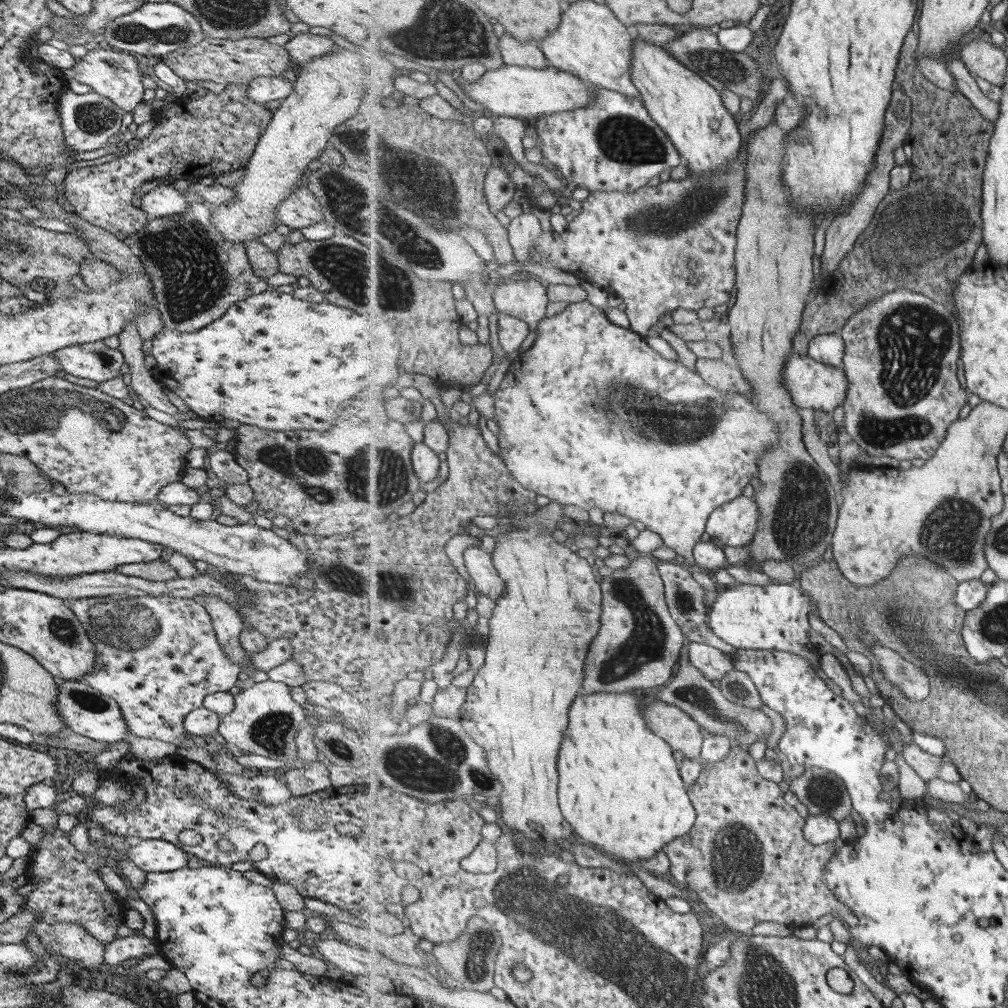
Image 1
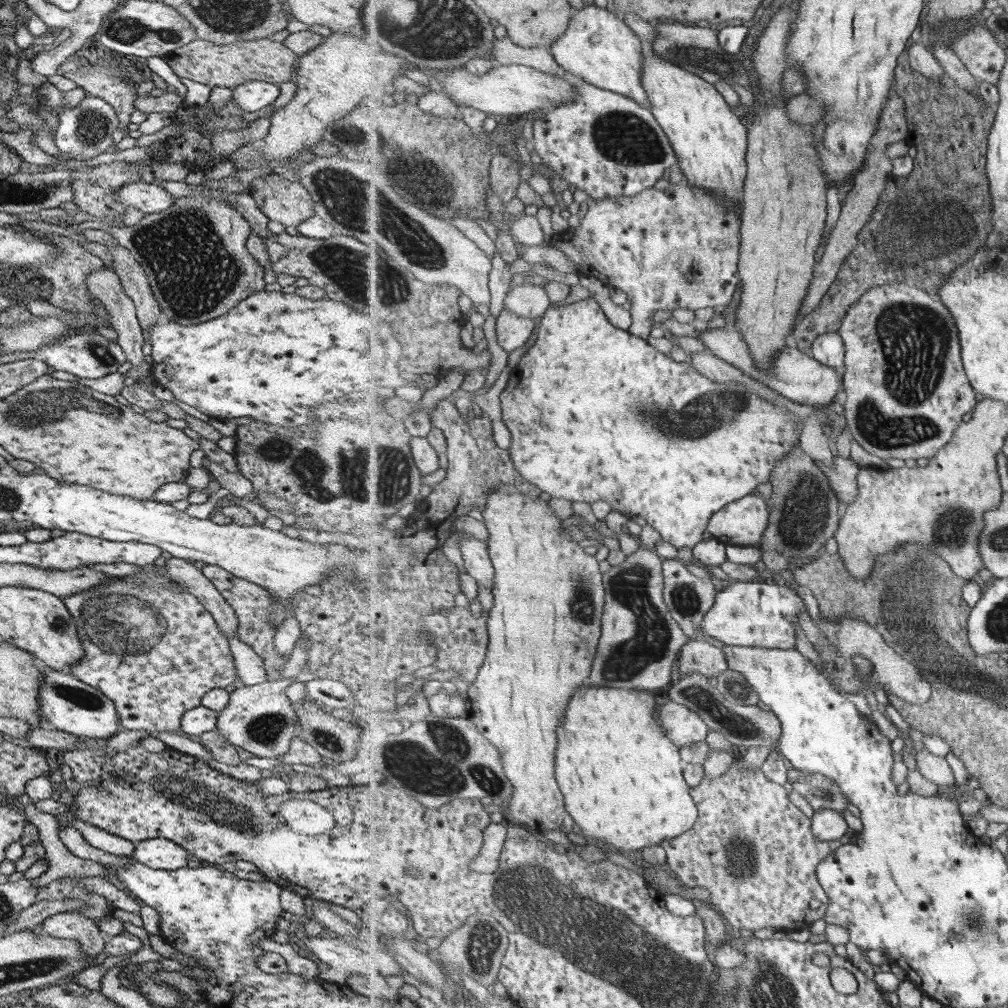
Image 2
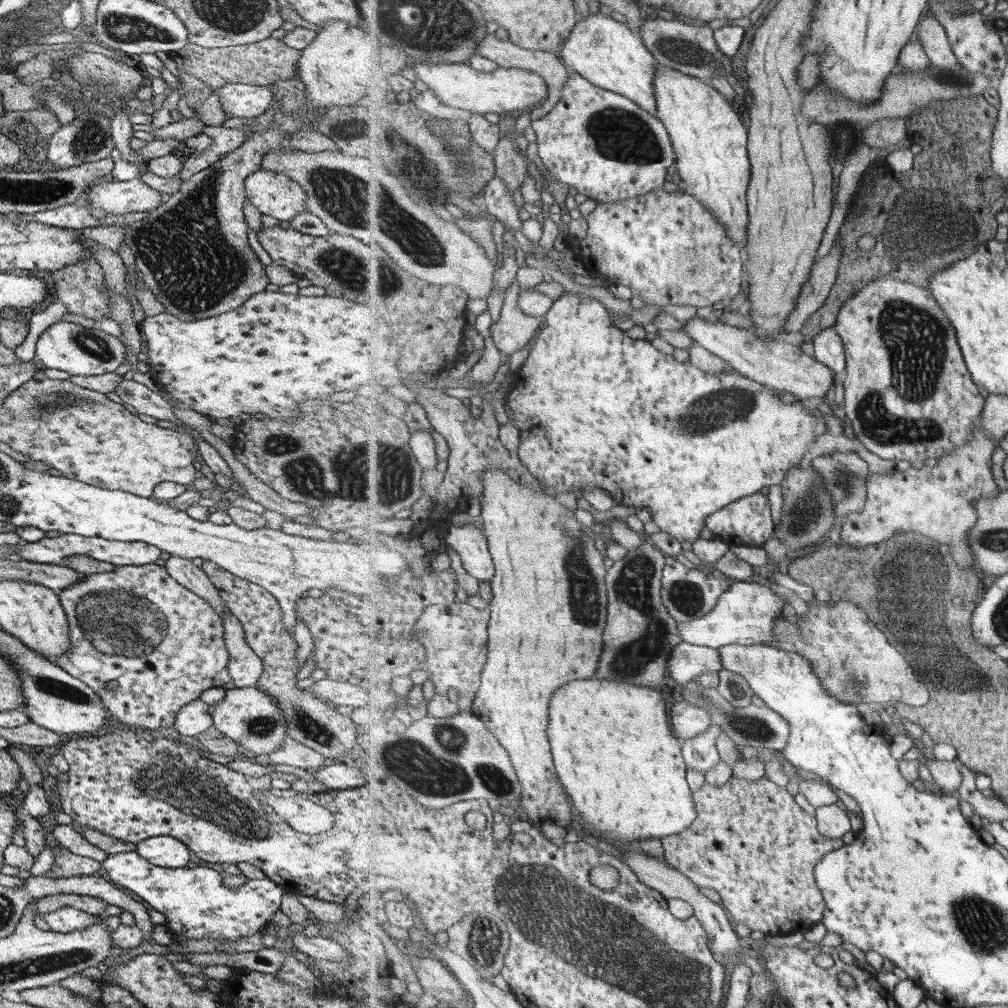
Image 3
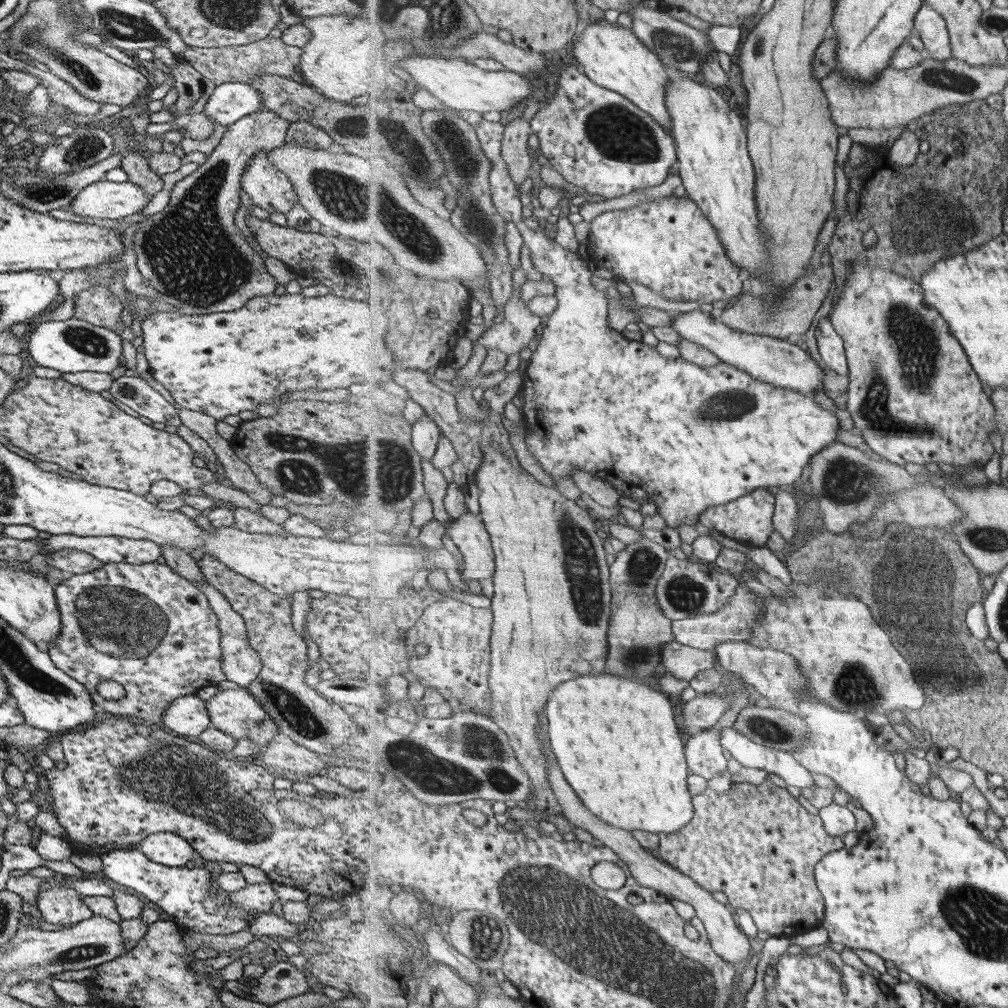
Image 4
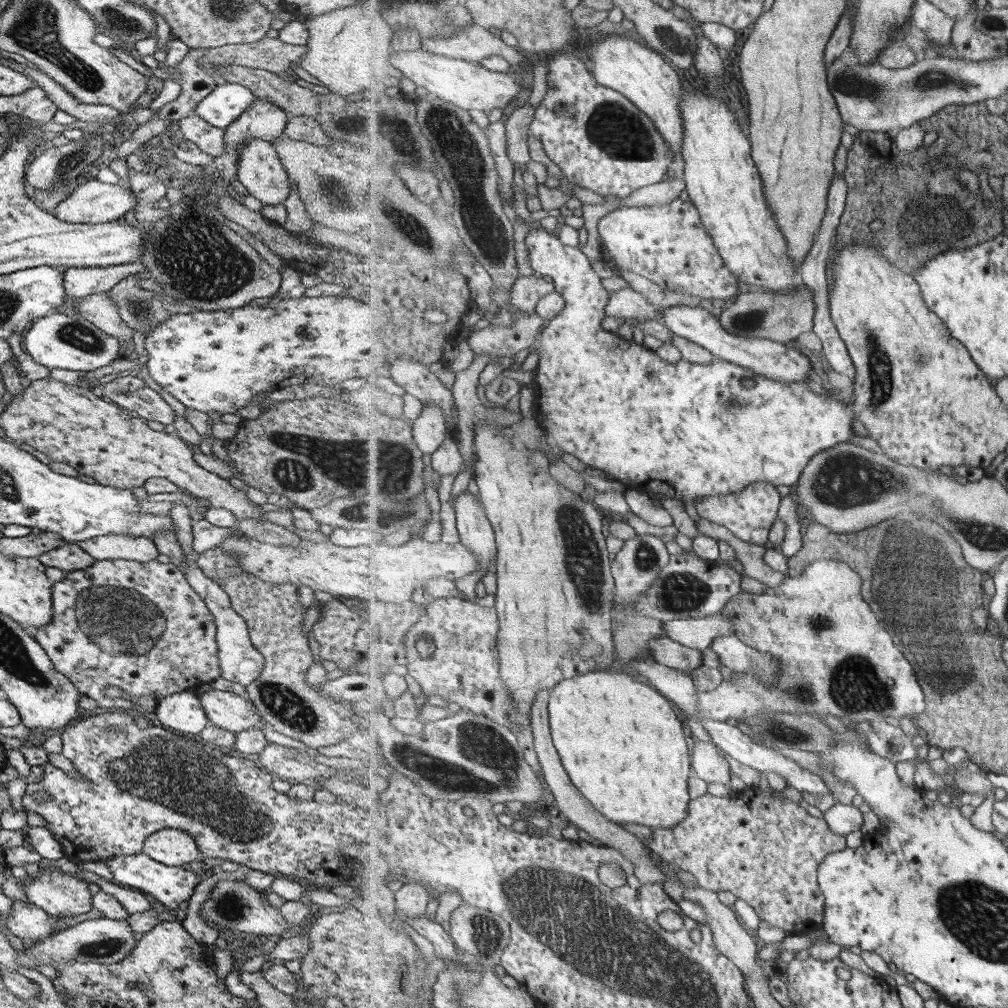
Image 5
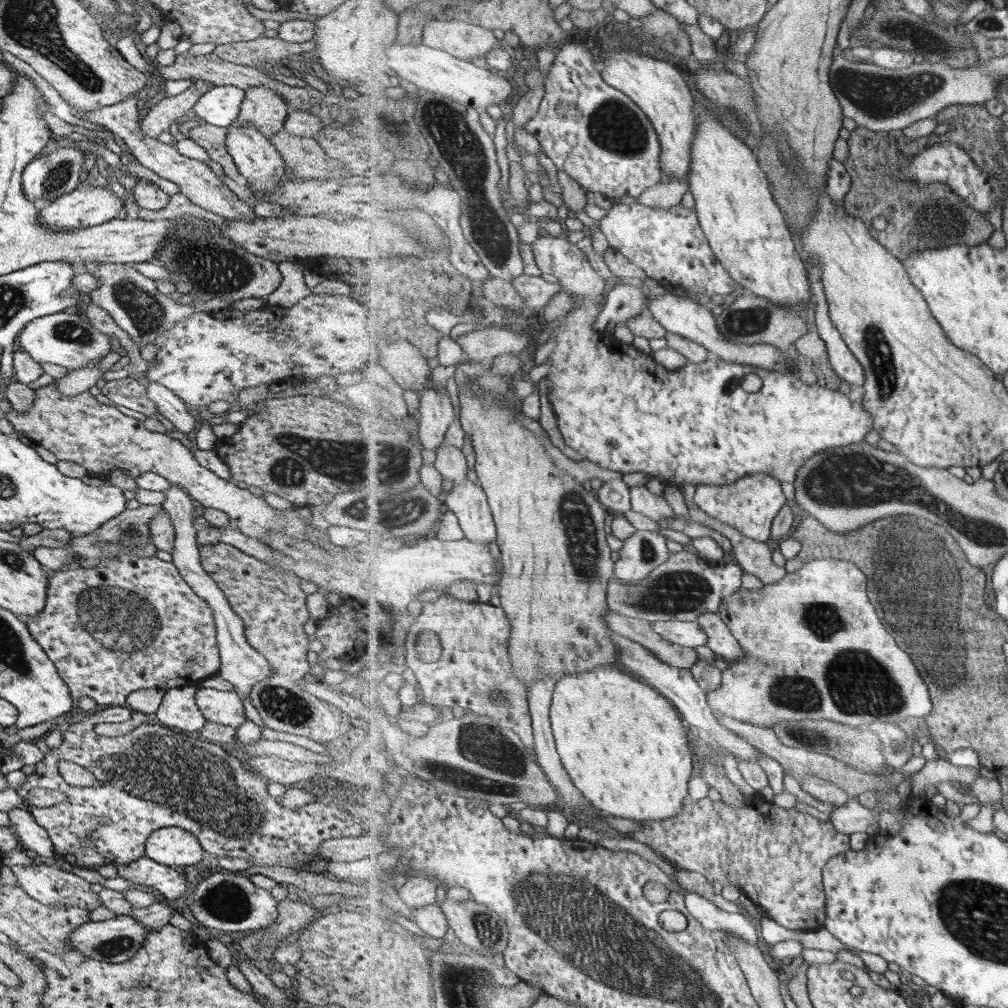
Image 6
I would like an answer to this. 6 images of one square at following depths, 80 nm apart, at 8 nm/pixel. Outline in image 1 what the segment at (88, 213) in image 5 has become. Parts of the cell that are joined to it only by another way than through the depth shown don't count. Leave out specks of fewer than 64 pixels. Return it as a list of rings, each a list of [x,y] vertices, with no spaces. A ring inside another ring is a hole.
[[[159,183],[139,196],[139,206],[149,219],[177,216],[187,210],[187,198],[168,184]]]

